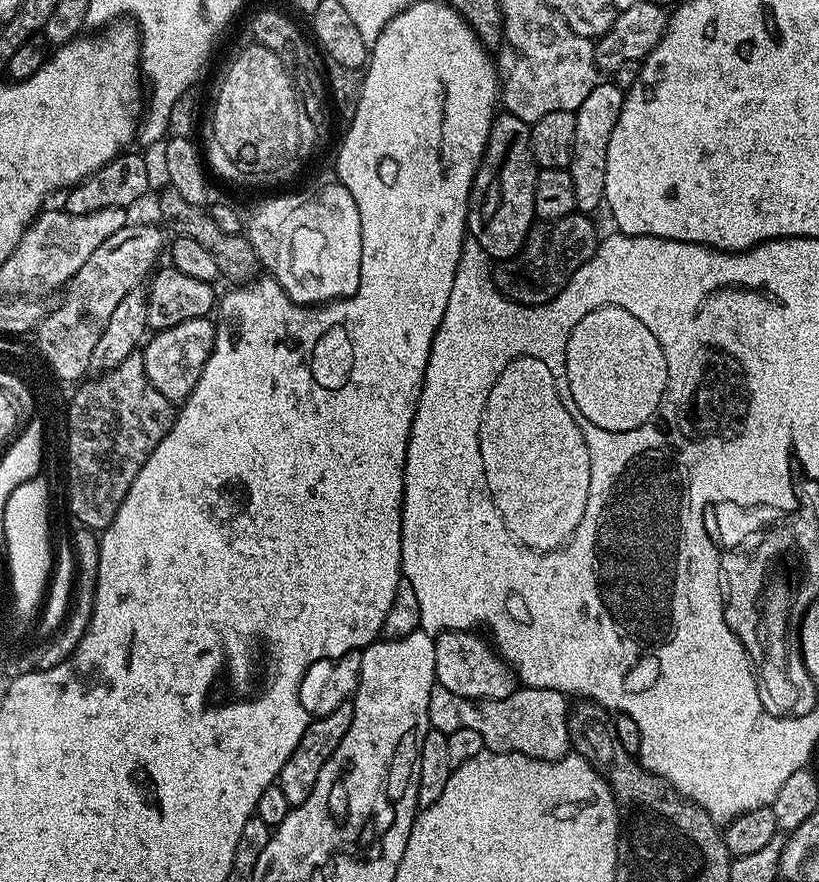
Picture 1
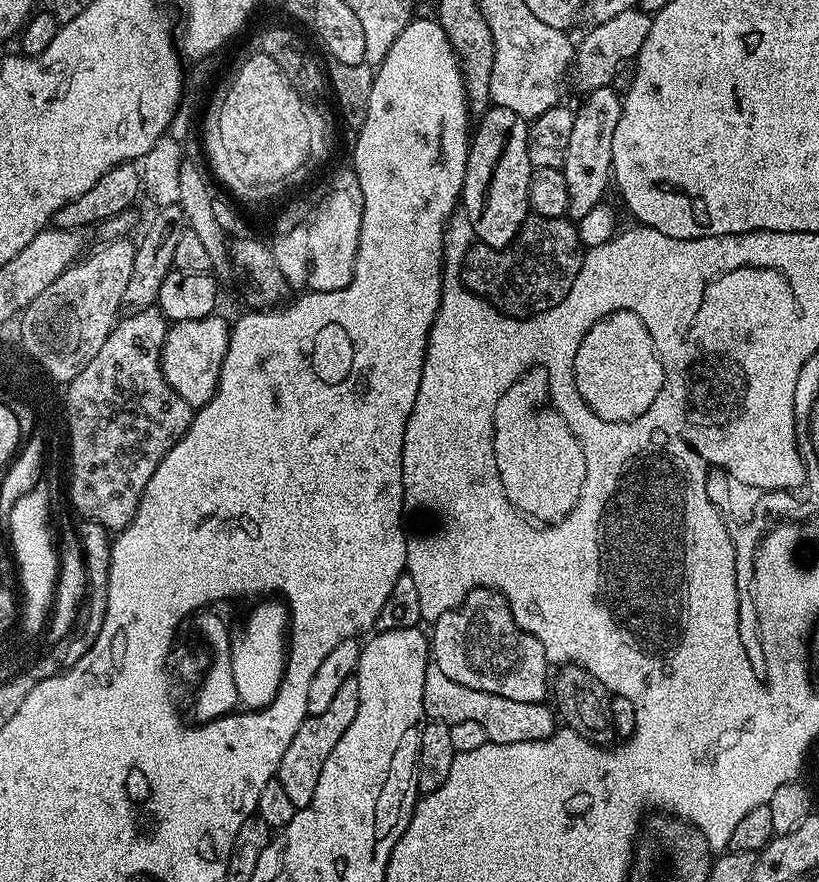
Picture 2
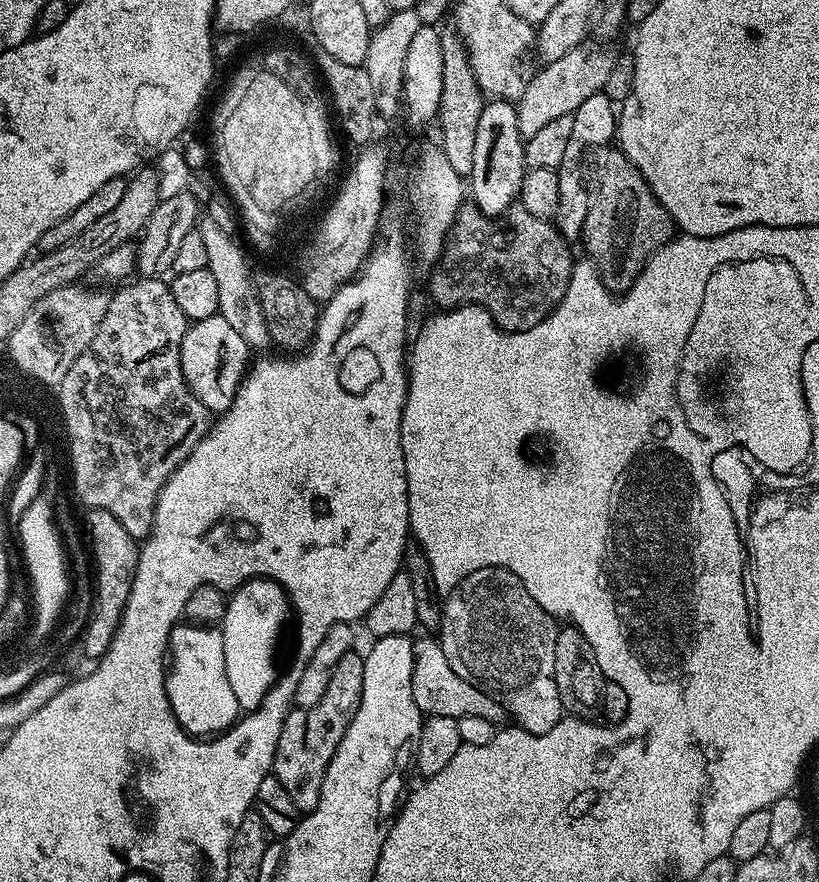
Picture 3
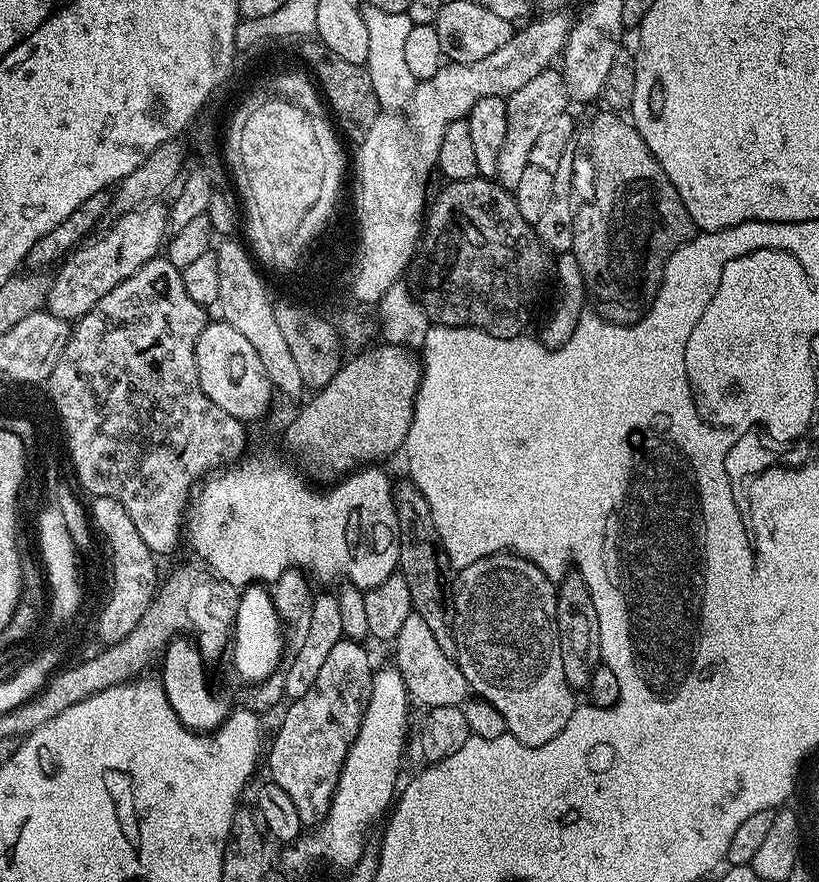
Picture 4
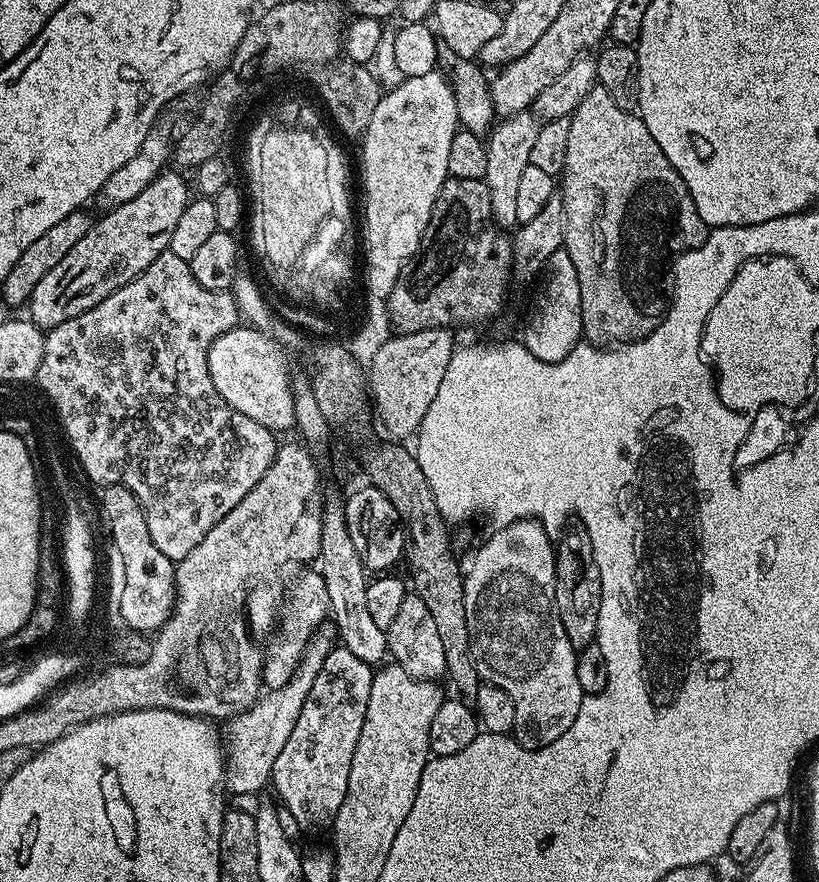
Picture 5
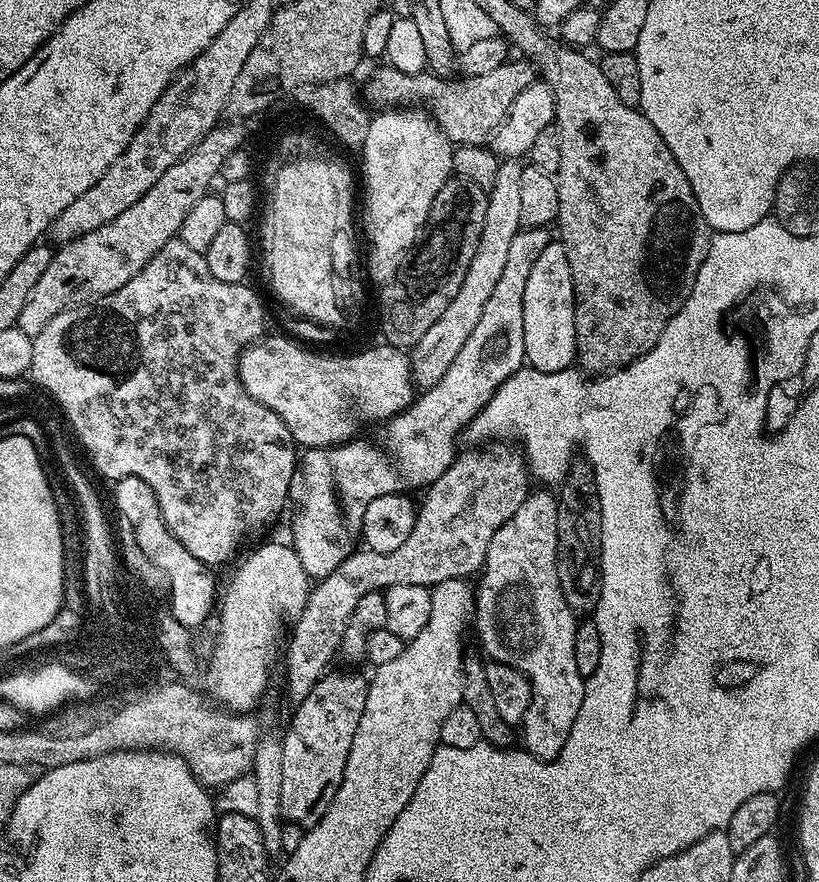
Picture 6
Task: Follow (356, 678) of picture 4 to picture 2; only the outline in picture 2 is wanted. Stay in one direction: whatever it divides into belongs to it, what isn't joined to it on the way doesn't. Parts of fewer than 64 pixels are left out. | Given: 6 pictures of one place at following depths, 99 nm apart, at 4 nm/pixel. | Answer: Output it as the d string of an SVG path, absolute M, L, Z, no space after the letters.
M353 678L342 682L338 694L334 694L334 702L322 710L322 714L307 716L298 726L294 738L290 738L290 746L286 746L286 754L282 754L280 769L275 774L275 779L282 782L290 802L298 808L308 808L314 798L314 789L318 787L318 778L322 774L322 766L326 766L326 758L334 750L334 746L346 734L350 722L354 722L354 714L358 714L358 682Z

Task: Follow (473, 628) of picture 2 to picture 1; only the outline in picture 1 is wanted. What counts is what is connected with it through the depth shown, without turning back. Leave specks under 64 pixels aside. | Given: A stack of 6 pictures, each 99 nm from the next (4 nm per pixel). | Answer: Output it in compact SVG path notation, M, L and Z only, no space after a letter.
M469 630L466 632L442 632L435 637L434 666L436 667L437 685L446 690L454 690L454 694L471 700L501 700L506 698L516 691L518 681L511 667L505 664L494 651L493 645L487 639L484 641L482 637L476 635L480 634Z

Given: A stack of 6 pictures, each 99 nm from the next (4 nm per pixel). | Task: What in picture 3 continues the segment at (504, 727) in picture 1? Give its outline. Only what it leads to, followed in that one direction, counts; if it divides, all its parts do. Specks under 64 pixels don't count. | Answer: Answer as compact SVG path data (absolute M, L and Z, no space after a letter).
M424 636L412 645L414 650L414 676L412 677L412 702L425 716L441 716L442 718L466 718L466 714L486 718L486 722L500 726L505 723L504 707L490 694L478 690L466 678L458 678L454 670L450 670L450 662L446 654L442 654L439 639Z

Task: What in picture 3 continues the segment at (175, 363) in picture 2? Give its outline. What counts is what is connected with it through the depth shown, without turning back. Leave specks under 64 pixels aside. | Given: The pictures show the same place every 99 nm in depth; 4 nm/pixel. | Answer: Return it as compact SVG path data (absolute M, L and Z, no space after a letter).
M217 314L189 323L180 347L180 365L198 402L202 402L209 413L219 414L228 409L236 391L244 383L244 374L250 367L250 349L242 334Z

